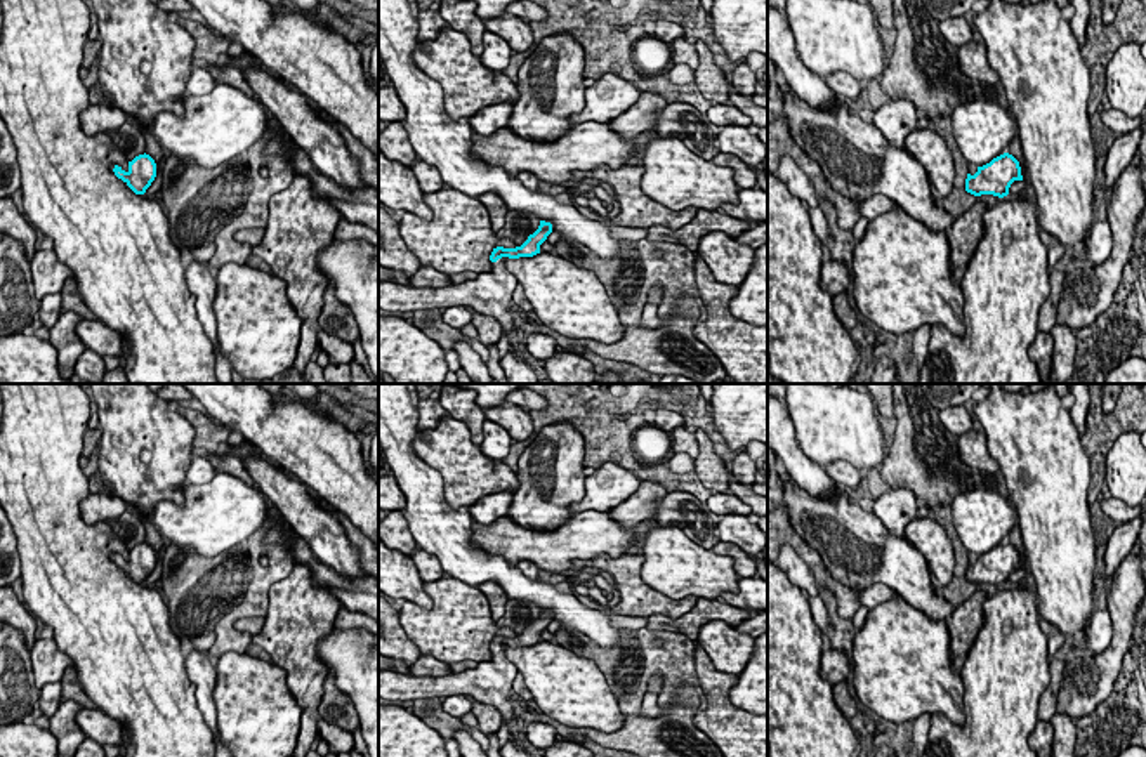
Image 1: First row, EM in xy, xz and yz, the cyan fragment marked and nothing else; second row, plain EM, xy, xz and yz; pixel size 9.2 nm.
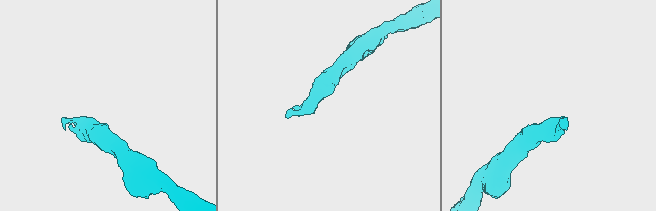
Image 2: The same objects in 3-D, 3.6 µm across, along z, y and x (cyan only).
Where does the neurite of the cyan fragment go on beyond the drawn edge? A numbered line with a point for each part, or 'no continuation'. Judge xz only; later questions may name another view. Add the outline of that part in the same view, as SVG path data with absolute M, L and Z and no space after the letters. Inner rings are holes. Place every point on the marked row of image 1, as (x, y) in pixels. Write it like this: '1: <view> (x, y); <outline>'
1: xz (490, 294); M504 257L491 262L490 273L476 280L451 283L441 288L415 288L394 281L379 281L379 307L394 313L415 313L451 306L471 306L476 313L493 316L502 332L512 337L512 295L517 278L505 267Z

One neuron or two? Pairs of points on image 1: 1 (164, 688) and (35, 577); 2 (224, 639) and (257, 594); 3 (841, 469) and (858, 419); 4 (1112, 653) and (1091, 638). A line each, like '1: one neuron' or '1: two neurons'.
1: one neuron
2: one neuron
3: one neuron
4: two neurons

